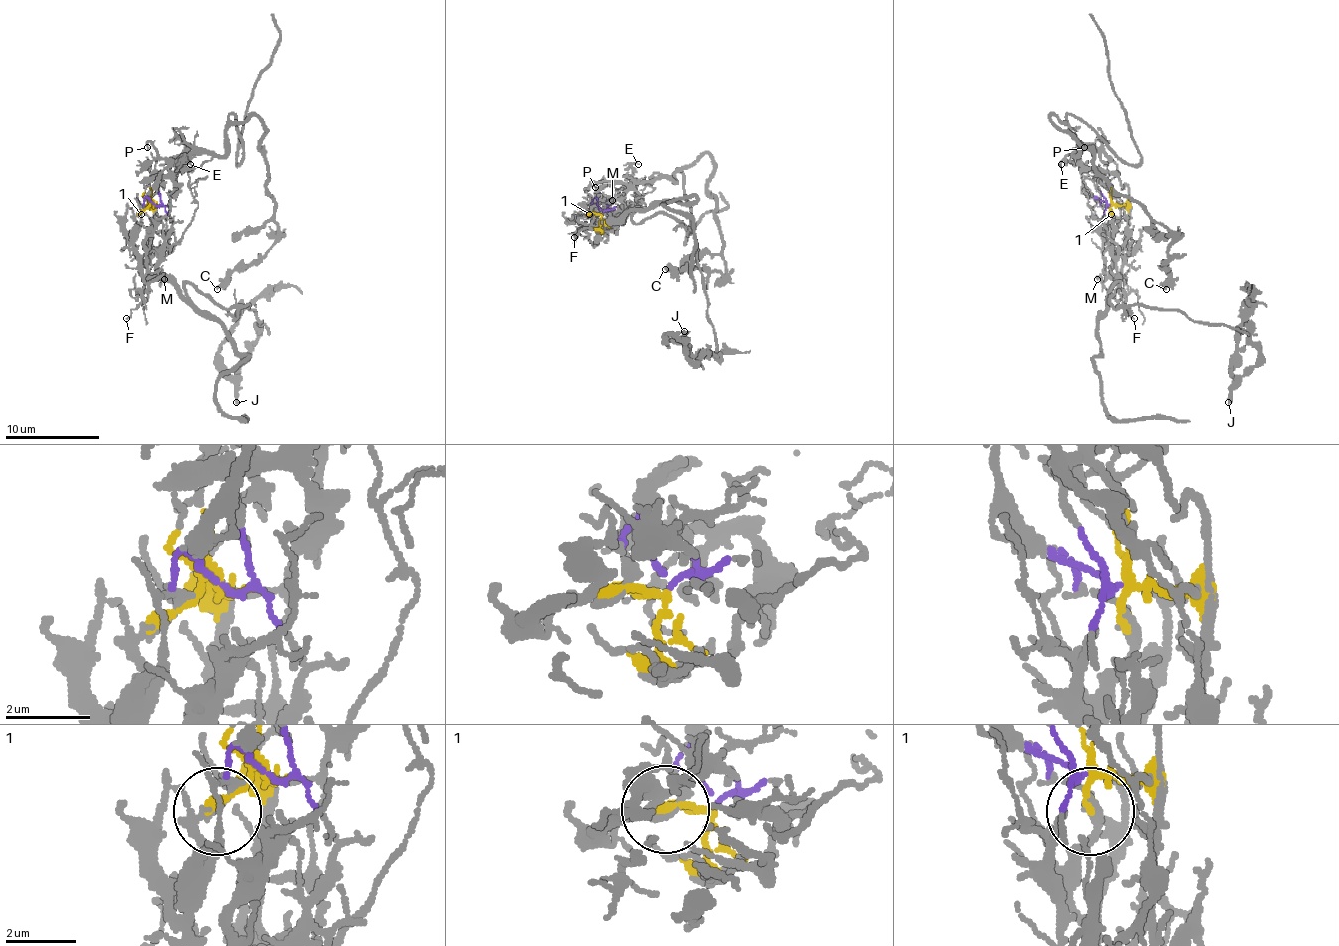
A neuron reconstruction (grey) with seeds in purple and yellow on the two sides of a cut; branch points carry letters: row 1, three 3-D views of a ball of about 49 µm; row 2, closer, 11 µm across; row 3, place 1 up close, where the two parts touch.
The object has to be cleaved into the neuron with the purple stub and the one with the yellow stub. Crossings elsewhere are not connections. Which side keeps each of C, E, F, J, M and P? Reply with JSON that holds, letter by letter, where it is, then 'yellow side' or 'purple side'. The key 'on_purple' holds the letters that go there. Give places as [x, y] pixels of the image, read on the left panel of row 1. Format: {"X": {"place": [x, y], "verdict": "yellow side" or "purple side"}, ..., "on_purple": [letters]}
{"C": {"place": [217, 289], "verdict": "purple side"}, "E": {"place": [190, 164], "verdict": "purple side"}, "F": {"place": [126, 318], "verdict": "yellow side"}, "J": {"place": [236, 402], "verdict": "yellow side"}, "M": {"place": [164, 279], "verdict": "yellow side"}, "P": {"place": [147, 147], "verdict": "purple side"}, "on_purple": ["C", "E", "P"]}

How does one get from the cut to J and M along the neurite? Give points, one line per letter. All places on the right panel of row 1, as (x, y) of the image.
J: (1111, 205), (1127, 212), (1108, 289), (1120, 282), (1116, 308), (1243, 327), (1257, 351), (1229, 403)
M: (1111, 205), (1106, 235), (1111, 259), (1106, 275), (1104, 273), (1097, 280)

